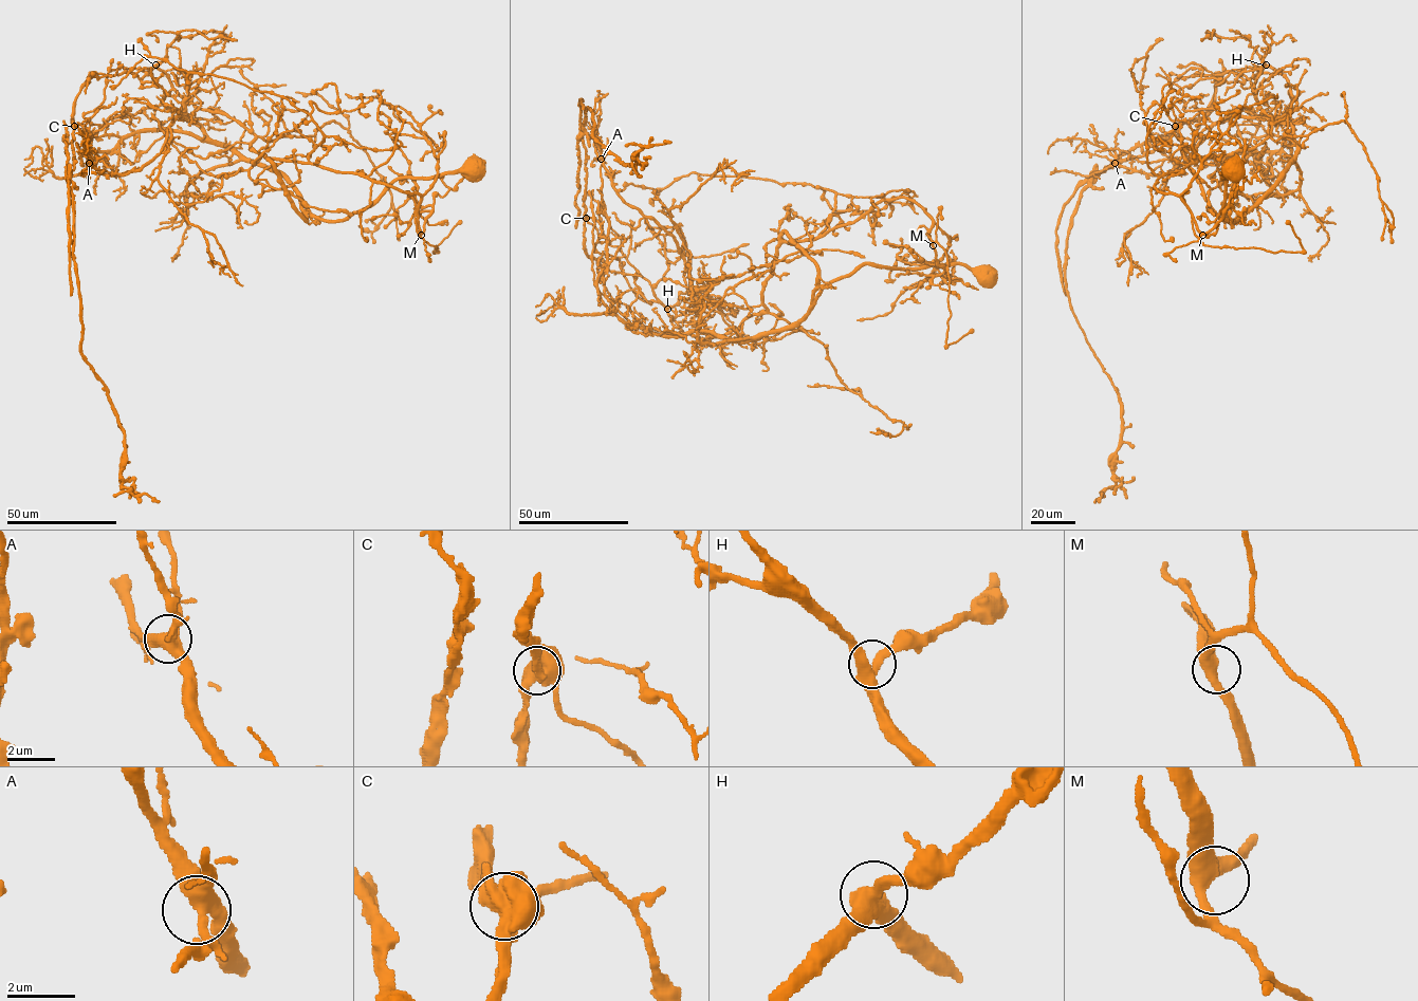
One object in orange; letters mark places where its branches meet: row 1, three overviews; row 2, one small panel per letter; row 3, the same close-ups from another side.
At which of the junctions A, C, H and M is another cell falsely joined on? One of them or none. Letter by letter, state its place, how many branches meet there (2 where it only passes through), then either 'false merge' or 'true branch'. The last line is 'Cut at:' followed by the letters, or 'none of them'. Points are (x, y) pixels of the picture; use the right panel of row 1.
A: at (1115, 163); 5 branches meet; true branch
C: at (1175, 126); 4 branches meet; false merge
H: at (1266, 65); 3 branches meet; true branch
M: at (1202, 235); 3 branches meet; true branch
Cut at: C

